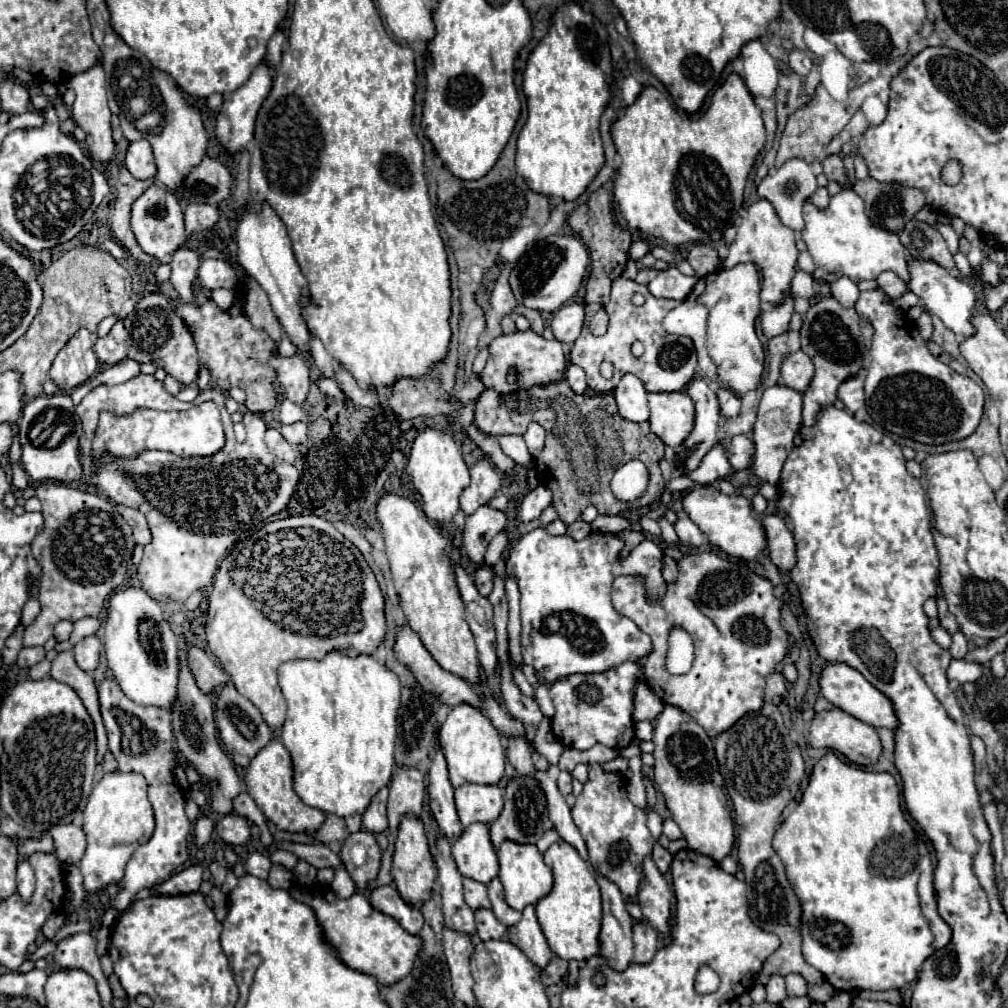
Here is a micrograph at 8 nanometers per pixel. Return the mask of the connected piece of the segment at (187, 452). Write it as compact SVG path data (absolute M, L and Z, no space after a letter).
M213 402L197 404L183 412L159 412L159 410L135 410L131 416L113 416L101 412L97 436L93 440L95 456L101 450L109 450L115 456L135 456L139 450L167 450L179 456L211 456L225 444L225 434L219 418L219 408Z

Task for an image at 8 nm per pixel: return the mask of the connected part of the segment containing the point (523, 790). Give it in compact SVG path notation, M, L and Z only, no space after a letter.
M515 776L515 778L511 778L507 788L505 788L505 808L503 808L501 816L495 822L489 824L493 846L499 848L503 840L513 840L517 844L537 844L537 840L549 828L553 828L553 824L551 824L549 814L547 814L545 794L539 788L537 780L533 776Z

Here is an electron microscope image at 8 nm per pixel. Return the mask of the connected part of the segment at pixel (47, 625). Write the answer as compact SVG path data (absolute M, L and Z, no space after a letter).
M43 482L37 486L37 498L43 504L43 516L45 516L45 528L33 540L33 554L43 566L43 578L39 586L41 614L31 626L25 628L23 646L43 646L49 640L49 632L53 630L53 624L59 620L75 622L83 616L99 616L107 596L125 582L127 564L131 560L135 546L129 524L115 510L115 504L111 504L107 498L99 494L91 494L81 488L71 488L59 482Z

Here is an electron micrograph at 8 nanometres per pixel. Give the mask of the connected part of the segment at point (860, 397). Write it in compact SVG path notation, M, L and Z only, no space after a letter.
M849 376L839 386L839 400L845 404L847 410L857 412L859 408L865 406L865 390L863 390L863 380L859 376Z

